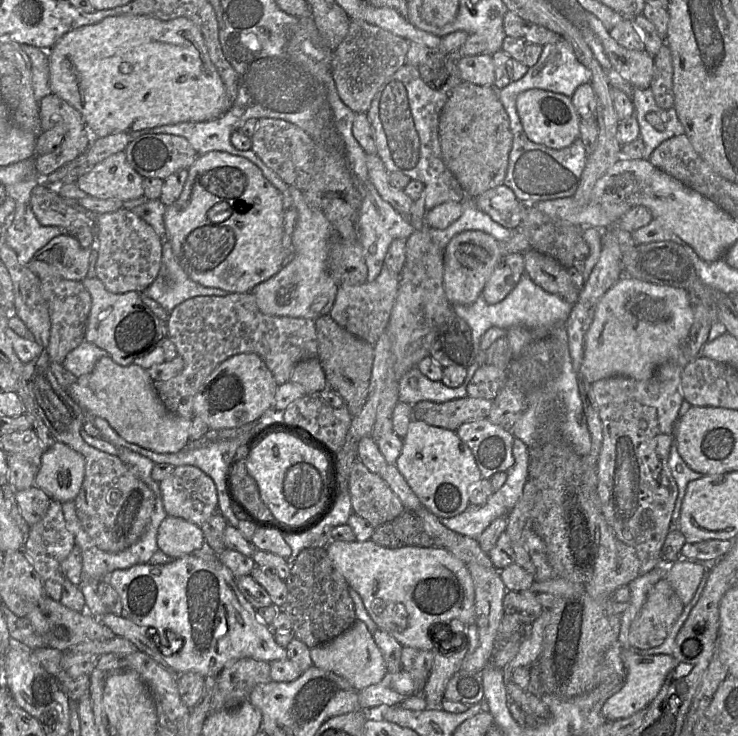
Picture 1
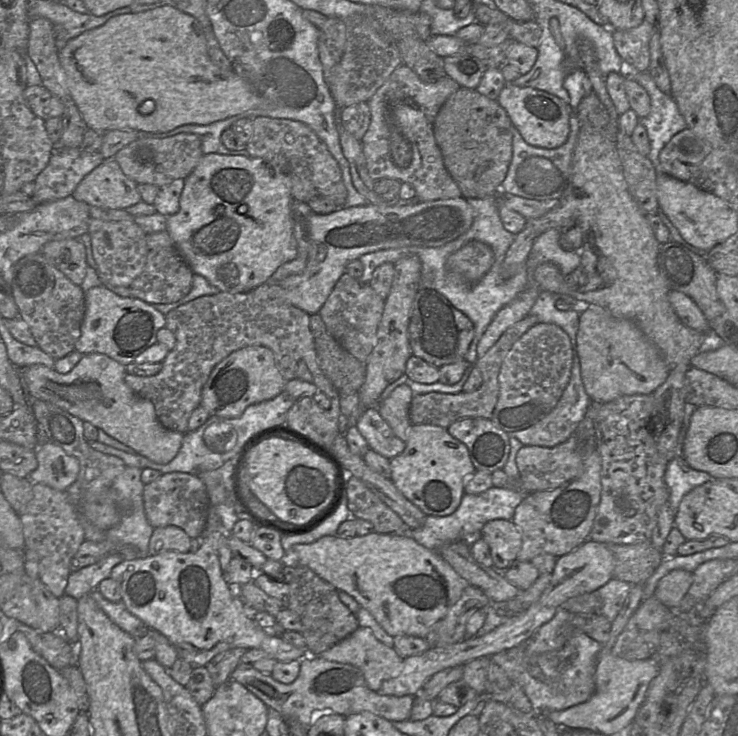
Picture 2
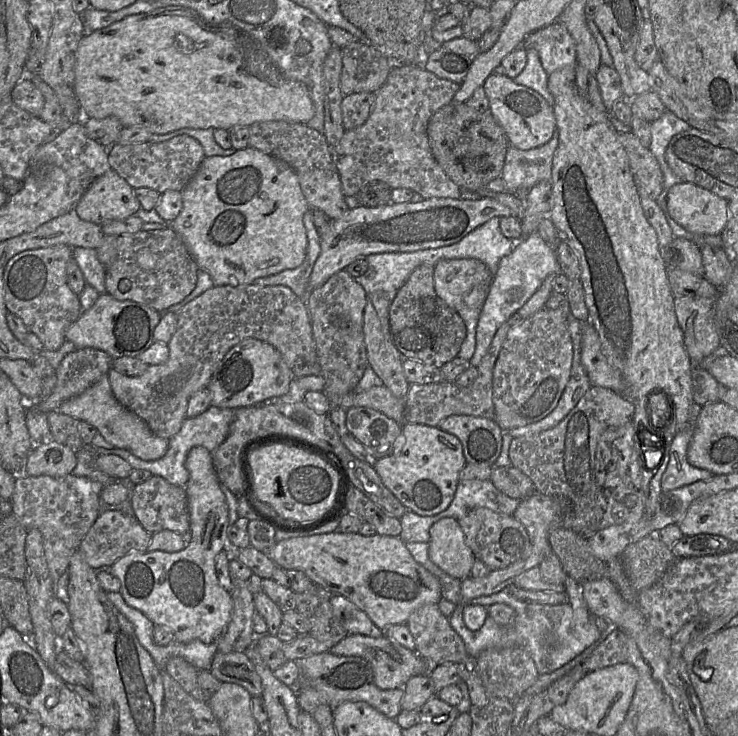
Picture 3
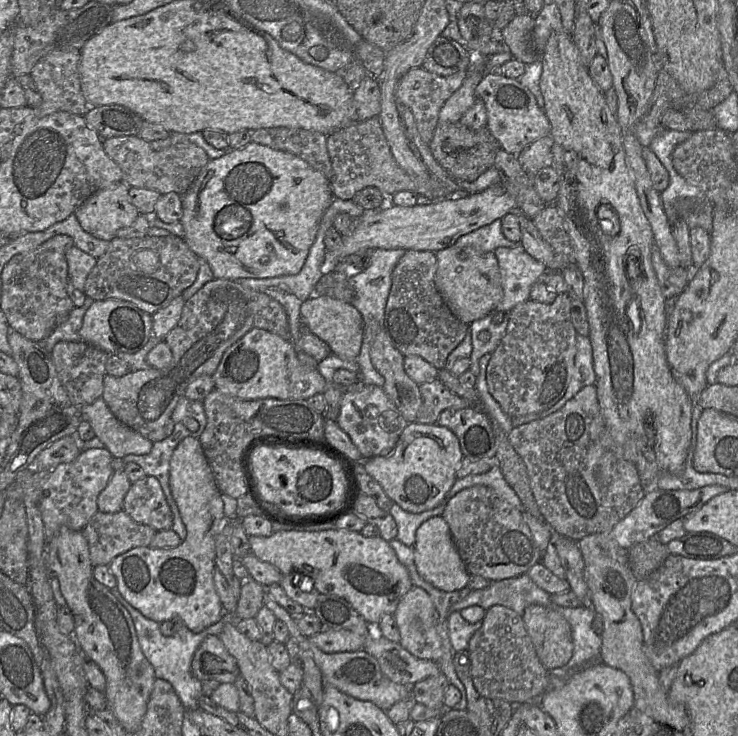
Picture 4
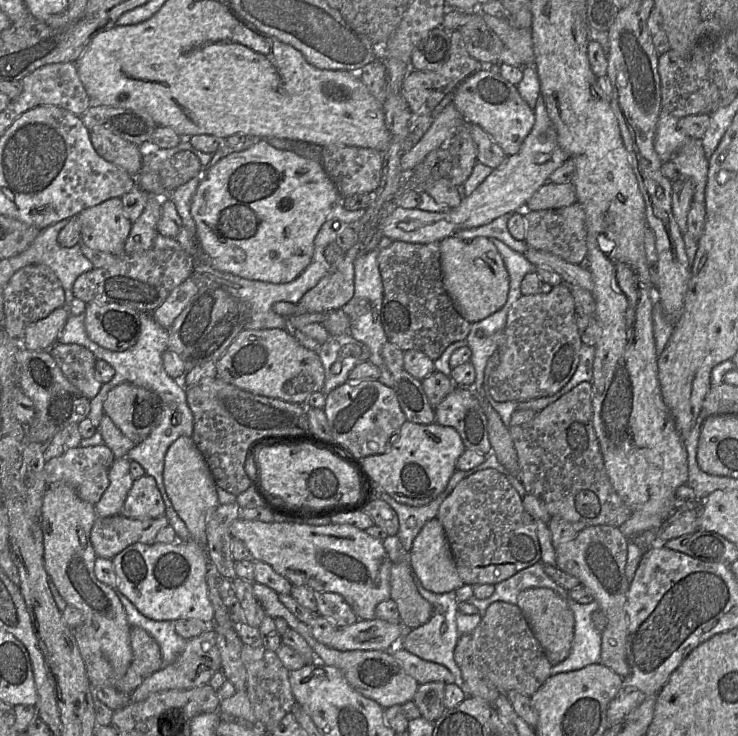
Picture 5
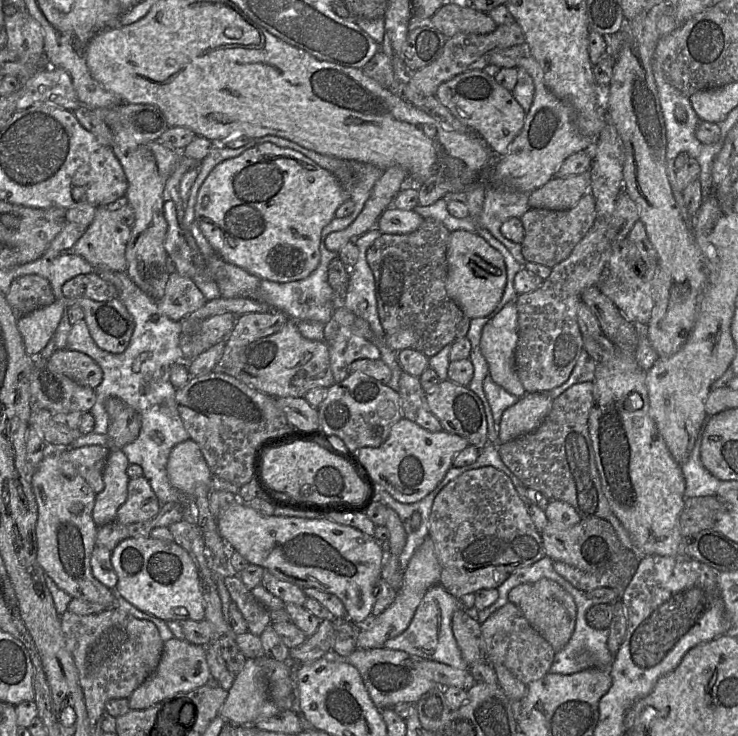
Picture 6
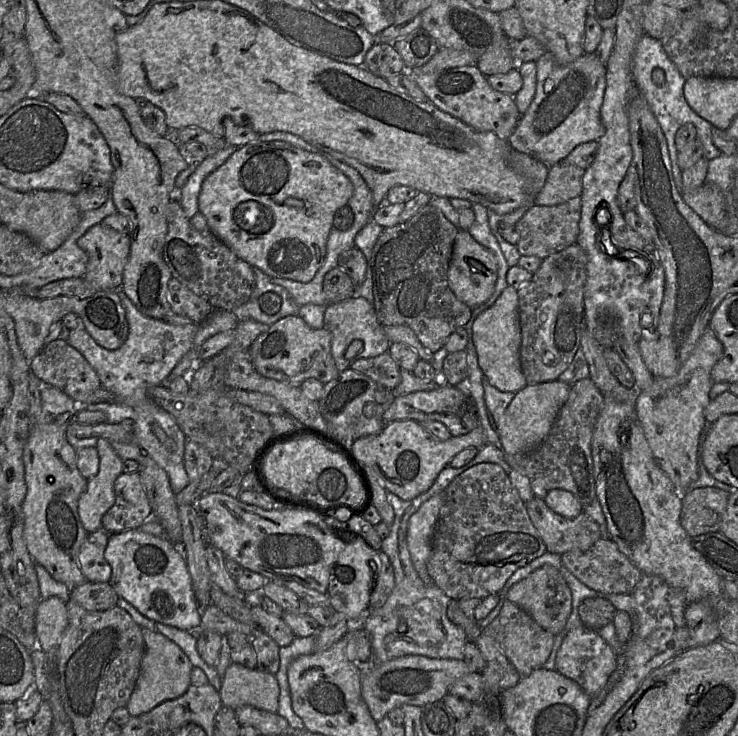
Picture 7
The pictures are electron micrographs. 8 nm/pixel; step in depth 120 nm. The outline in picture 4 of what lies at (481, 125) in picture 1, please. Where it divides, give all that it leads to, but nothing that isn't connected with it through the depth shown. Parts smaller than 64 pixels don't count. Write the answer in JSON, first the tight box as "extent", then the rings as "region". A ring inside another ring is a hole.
{"extent":[429,122,500,182],"region":[[[446,122],[437,124],[429,149],[438,164],[452,176],[473,182],[487,169],[493,167],[500,145],[486,127],[473,130],[460,122]]]}

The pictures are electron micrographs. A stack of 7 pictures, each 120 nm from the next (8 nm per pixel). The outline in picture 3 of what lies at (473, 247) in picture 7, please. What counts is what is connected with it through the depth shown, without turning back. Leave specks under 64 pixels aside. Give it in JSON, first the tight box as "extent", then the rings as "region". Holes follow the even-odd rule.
{"extent":[434,259,493,311],"region":[[[477,259],[441,260],[434,266],[437,295],[453,310],[459,311],[476,285],[490,286],[493,274]]]}

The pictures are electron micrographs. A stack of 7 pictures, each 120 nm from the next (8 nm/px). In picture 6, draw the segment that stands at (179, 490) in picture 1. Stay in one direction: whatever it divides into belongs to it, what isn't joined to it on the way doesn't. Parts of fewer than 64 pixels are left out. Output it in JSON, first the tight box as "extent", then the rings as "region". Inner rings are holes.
{"extent":[115,476,161,524],"region":[[[144,476],[132,478],[128,482],[127,499],[118,509],[115,520],[121,524],[148,521],[158,514],[161,506]]]}

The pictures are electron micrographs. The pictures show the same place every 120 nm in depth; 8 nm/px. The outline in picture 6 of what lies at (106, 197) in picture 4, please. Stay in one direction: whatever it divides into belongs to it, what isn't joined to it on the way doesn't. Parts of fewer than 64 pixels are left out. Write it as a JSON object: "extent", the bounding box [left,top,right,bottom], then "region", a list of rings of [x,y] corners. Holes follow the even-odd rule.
{"extent":[75,206,131,272],"region":[[[98,206],[93,222],[75,243],[75,253],[95,268],[126,272],[126,246],[131,228],[123,224],[113,206]]]}

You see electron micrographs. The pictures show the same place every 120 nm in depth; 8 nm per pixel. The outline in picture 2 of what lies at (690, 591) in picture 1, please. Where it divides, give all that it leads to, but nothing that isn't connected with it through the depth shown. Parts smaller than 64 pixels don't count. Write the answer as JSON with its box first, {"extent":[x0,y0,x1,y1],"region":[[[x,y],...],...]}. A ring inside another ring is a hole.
{"extent":[653,569,692,609],"region":[[[675,569],[658,580],[653,595],[670,609],[678,609],[692,583],[692,572]]]}

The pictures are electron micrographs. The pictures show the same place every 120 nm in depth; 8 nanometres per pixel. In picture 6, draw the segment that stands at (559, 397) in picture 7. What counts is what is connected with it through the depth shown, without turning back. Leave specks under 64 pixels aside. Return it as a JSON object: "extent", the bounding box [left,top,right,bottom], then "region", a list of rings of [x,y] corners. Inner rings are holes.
{"extent":[499,392,553,443],"region":[[[542,392],[526,393],[502,414],[499,443],[506,443],[537,429],[552,408],[553,399]]]}

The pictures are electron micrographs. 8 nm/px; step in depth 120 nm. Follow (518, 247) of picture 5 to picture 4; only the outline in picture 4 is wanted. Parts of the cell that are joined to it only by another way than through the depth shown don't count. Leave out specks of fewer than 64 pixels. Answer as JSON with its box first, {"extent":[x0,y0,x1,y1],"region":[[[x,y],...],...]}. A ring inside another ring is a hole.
{"extent":[455,219,518,252],"region":[[[502,219],[461,236],[455,245],[473,247],[482,252],[493,252],[498,247],[515,248],[518,243],[506,239],[502,232]]]}

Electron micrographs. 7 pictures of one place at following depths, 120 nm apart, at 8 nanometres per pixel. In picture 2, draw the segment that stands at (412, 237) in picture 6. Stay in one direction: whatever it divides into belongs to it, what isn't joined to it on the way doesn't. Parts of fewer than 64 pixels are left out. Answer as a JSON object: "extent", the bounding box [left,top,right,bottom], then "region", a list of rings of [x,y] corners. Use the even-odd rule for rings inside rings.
{"extent":[408,288,474,368],"region":[[[419,288],[412,304],[408,335],[412,355],[440,368],[465,359],[474,337],[474,325],[438,290]]]}

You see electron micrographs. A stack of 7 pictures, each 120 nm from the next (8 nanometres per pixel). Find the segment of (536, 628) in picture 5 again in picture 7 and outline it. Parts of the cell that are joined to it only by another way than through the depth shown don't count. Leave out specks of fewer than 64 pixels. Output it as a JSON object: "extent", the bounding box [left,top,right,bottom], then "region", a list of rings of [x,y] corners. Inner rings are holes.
{"extent":[506,564,572,635],"region":[[[549,564],[541,566],[513,584],[506,599],[527,612],[538,625],[552,635],[557,635],[565,629],[572,612],[571,590],[559,570]]]}

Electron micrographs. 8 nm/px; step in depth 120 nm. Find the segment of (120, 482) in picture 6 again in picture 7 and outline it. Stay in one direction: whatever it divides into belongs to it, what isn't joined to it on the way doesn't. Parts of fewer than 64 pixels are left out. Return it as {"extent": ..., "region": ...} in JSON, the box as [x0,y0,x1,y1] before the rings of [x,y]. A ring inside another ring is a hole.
{"extent":[78,438,123,533],"region":[[[99,438],[95,447],[99,454],[99,471],[87,480],[86,490],[78,500],[78,514],[88,533],[102,529],[102,518],[115,503],[114,482],[123,473],[123,460],[110,441]]]}

